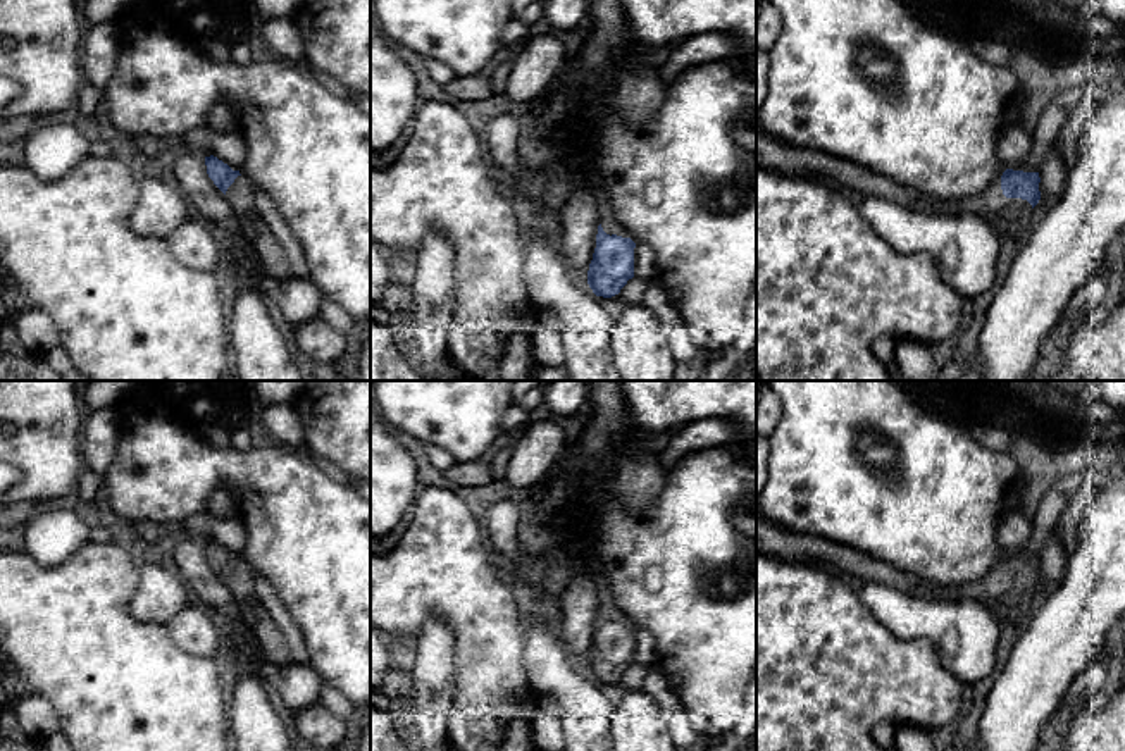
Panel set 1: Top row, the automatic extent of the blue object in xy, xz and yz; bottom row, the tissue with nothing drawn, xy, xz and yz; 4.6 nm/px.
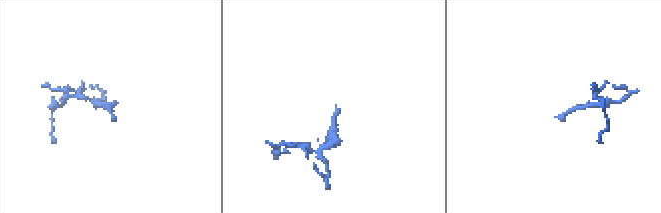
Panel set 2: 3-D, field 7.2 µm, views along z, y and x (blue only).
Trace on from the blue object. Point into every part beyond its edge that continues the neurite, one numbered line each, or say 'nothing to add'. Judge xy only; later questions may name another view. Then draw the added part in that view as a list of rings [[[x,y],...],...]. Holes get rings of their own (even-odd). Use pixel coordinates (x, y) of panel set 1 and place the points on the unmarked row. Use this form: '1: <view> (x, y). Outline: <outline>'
1: xy (273, 646). Outline: [[[238,562],[234,568],[227,574],[226,582],[231,586],[233,596],[243,608],[243,620],[260,639],[260,651],[264,658],[277,667],[291,665],[291,651],[270,615],[257,601],[252,577],[241,562]]]

